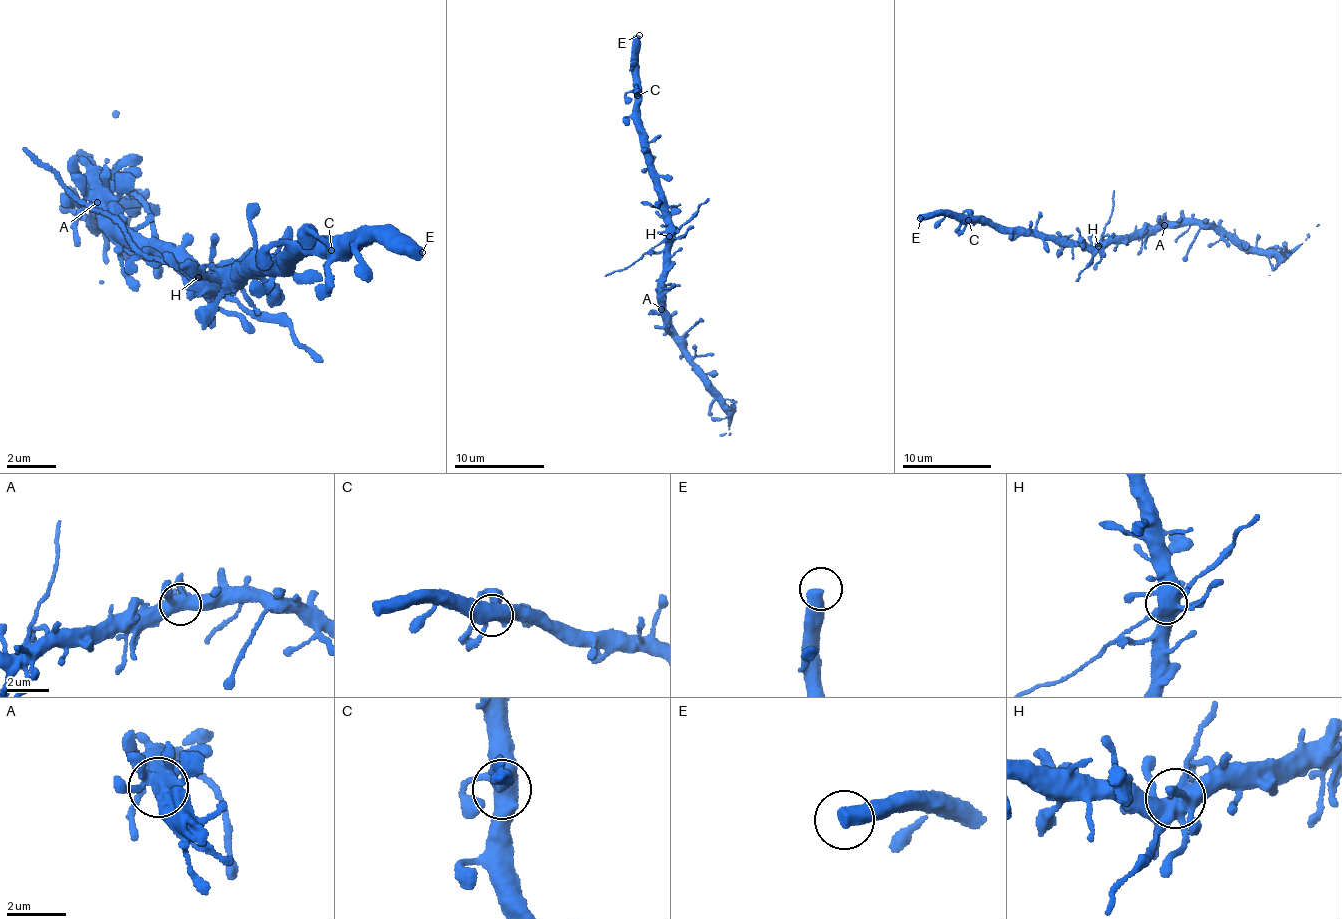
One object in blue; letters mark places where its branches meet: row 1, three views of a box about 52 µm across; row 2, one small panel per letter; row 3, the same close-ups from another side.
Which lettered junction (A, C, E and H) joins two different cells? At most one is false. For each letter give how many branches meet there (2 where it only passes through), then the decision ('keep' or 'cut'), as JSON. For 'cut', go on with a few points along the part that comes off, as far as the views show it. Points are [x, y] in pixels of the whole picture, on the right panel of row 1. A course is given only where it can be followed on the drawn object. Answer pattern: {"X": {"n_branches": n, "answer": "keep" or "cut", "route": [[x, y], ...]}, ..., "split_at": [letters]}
{"A": {"n_branches": 6, "answer": "keep"}, "C": {"n_branches": 4, "answer": "keep"}, "E": {"n_branches": 1, "answer": "keep"}, "H": {"n_branches": 9, "answer": "keep"}, "split_at": []}

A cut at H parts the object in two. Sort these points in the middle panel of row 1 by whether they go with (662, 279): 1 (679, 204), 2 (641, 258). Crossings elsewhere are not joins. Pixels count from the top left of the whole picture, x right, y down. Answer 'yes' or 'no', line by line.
1: yes
2: no

